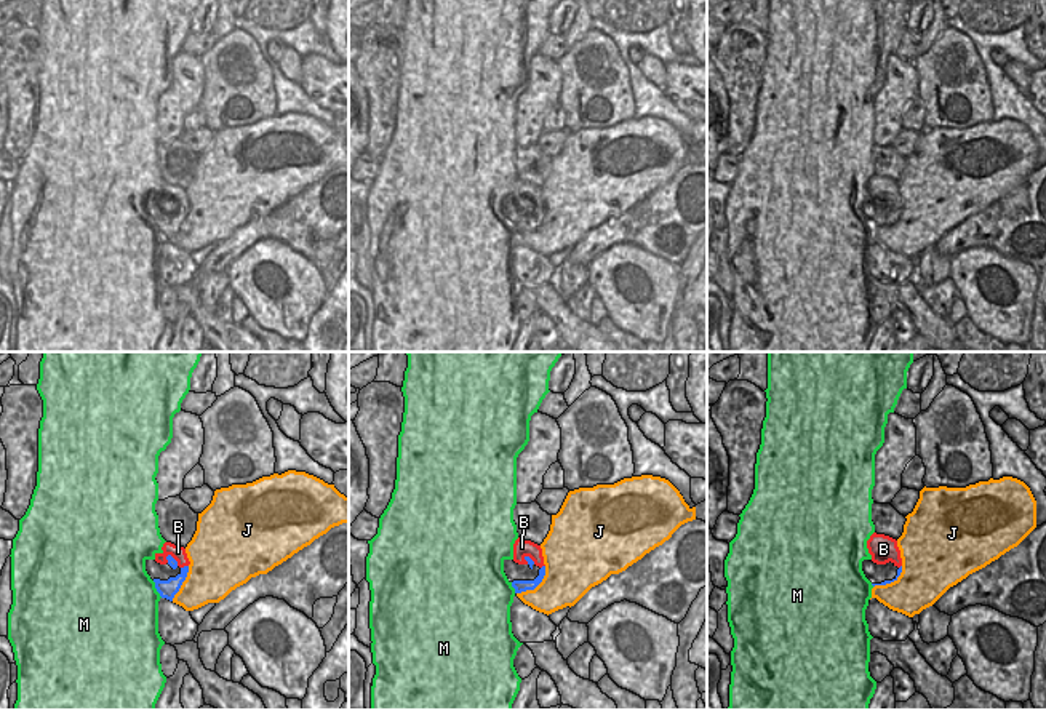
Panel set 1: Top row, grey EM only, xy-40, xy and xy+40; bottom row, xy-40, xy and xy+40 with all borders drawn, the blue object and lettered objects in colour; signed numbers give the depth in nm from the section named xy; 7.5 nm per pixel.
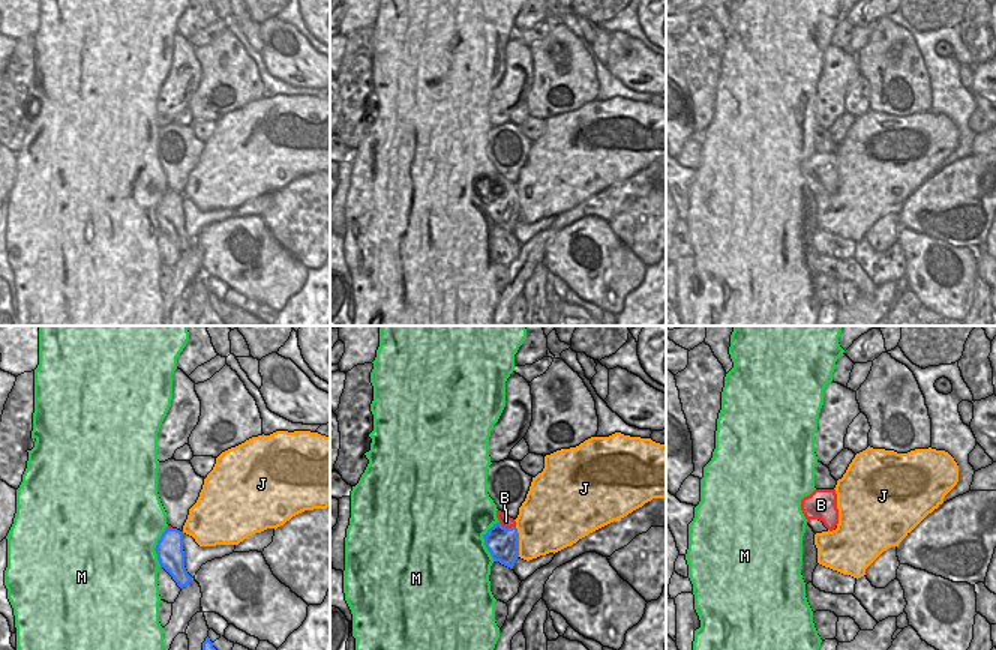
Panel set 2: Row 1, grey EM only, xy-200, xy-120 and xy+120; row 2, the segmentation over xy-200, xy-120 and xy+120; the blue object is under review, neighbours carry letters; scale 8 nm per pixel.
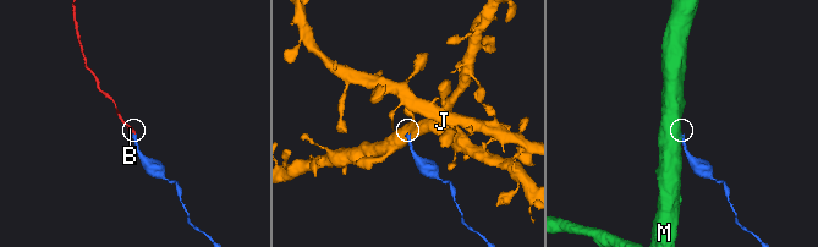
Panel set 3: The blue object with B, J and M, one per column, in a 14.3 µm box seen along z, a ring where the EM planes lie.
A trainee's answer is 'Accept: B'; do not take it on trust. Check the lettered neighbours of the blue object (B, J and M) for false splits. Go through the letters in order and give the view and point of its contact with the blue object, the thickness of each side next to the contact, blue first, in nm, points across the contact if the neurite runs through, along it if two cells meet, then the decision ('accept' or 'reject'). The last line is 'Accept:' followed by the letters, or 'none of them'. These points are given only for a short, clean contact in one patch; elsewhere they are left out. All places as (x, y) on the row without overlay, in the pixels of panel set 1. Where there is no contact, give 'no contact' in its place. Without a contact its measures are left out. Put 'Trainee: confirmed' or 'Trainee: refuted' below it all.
B: contact xy-40 (184, 208); calibres 140 and 110 nm; way xy-40 (167, 231), (183, 216), (184, 208), (178, 194); accept
J: contact xy (536, 227); calibres 100 and 360 nm; border xy (546, 208), (544, 219), (533, 231), (517, 235); reject
M: contact xy-40 (155, 229); calibres 140 and 500 nm; reject
Accept: B
Trainee: confirmed

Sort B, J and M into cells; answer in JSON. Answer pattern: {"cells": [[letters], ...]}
{"cells": [["B"], ["J"], ["M"]]}

